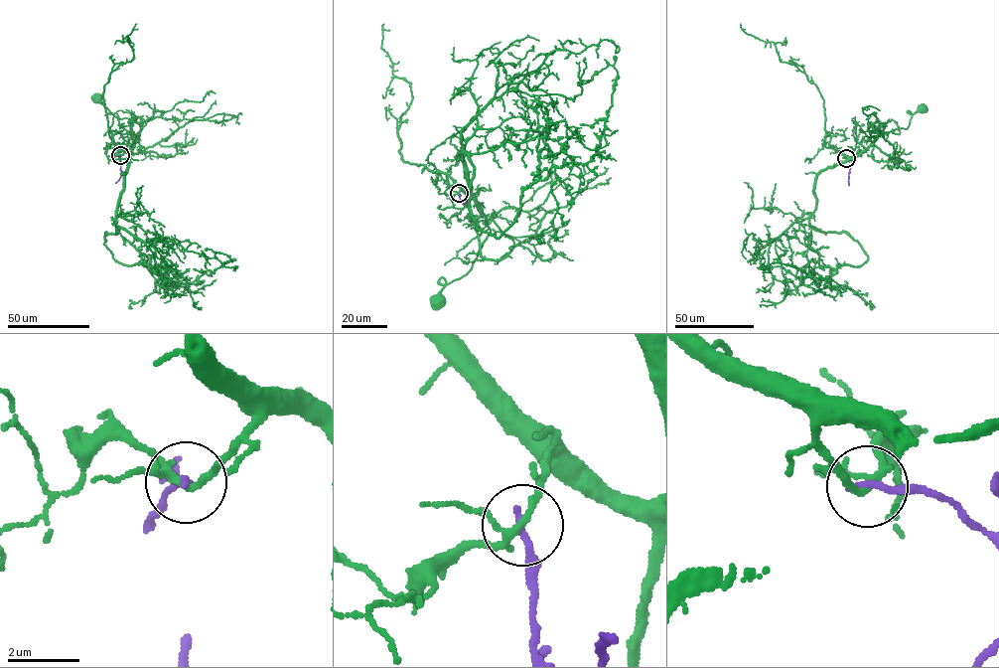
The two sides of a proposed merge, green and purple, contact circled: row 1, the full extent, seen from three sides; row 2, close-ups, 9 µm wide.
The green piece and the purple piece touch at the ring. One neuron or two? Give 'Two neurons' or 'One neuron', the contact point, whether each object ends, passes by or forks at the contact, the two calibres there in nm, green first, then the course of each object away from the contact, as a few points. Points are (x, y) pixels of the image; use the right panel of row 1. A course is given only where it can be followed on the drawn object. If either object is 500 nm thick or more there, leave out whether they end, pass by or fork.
Two neurons. Place: (846, 158). At the ring green forks. At the ring purple ends. Thickness 170 nm (green) against 200 nm. Course of green: (846, 159), (844, 156), (852, 158), (886, 132), (907, 128), (913, 114), (922, 110). Course of purple: (846, 158), (852, 162), (849, 185)

